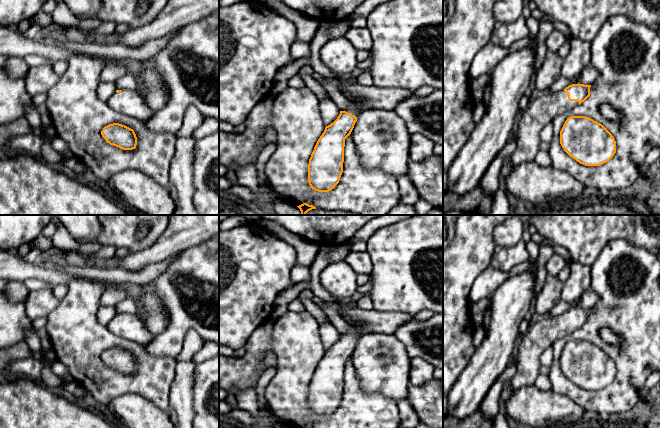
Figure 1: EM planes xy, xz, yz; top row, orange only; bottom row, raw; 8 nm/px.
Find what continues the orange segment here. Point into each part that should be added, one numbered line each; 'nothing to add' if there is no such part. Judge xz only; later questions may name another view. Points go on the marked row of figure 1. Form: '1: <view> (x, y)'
1: xz (355, 108)

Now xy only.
1: xy (129, 102)

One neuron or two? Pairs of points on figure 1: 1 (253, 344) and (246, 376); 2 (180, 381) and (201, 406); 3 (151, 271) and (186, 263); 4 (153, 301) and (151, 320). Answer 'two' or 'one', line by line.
1: one
2: two
3: two
4: one

